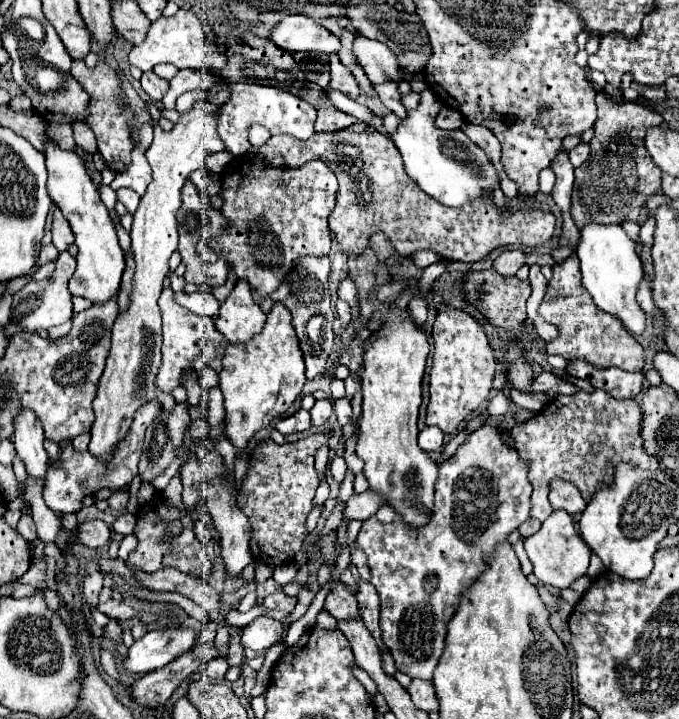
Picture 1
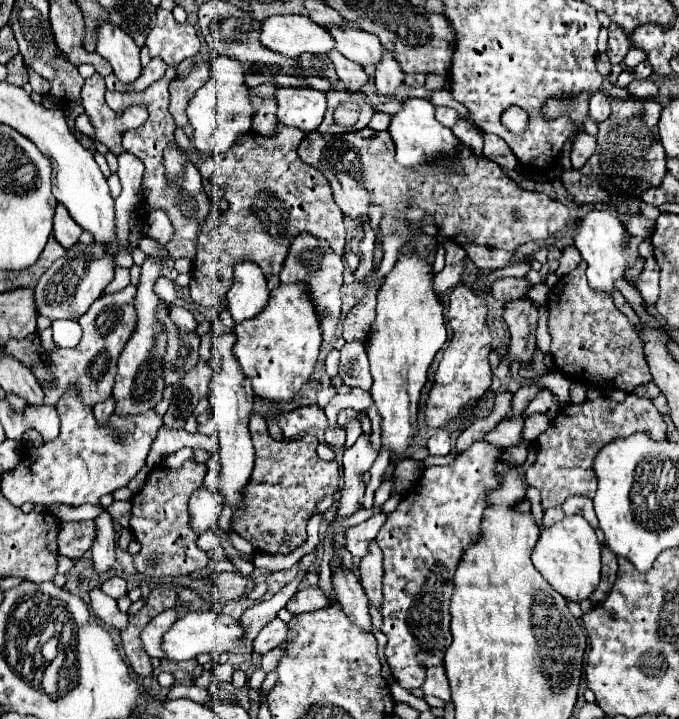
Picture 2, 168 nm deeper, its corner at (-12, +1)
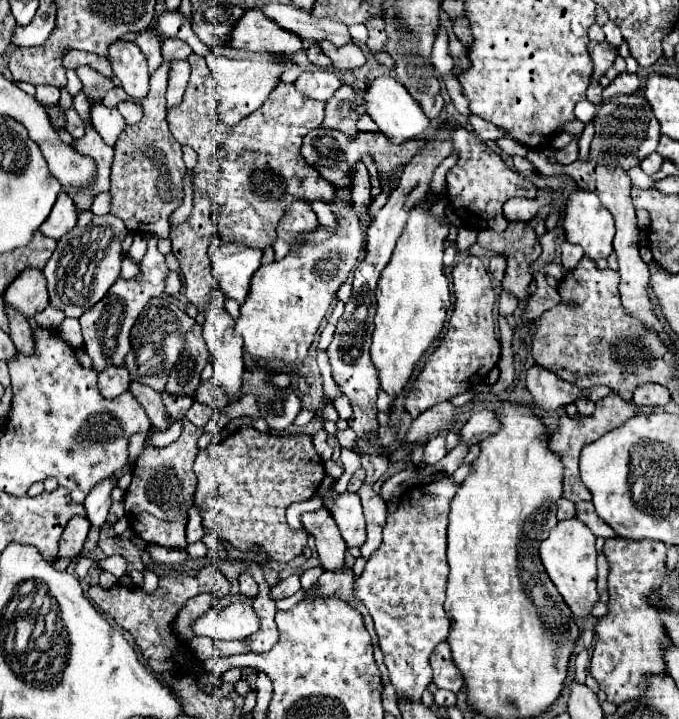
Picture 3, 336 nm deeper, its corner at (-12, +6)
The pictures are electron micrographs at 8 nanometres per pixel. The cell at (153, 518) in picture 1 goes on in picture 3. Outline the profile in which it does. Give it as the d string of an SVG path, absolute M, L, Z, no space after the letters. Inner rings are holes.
M182 417L180 423L182 435L176 443L168 447L154 447L150 445L150 441L144 443L144 449L132 469L132 483L124 495L124 511L134 533L146 543L186 549L186 519L196 489L192 463L198 455L196 443L204 429L192 425L190 421L186 421L186 417Z

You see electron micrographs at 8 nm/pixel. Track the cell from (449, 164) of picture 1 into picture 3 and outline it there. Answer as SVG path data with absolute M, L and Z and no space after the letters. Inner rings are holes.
M388 75L376 77L364 87L364 101L366 101L366 113L374 119L374 123L378 125L378 131L384 133L388 139L392 139L392 143L396 145L424 133L430 125L430 119L424 115L420 105L412 99L406 87Z

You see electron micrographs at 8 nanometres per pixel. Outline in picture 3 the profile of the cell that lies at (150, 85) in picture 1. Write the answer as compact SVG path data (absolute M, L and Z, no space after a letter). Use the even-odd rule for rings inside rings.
M150 29L138 33L136 39L134 39L134 43L140 47L142 55L146 57L148 67L150 67L150 73L154 73L160 67L160 63L162 63L162 51L160 51L162 43L156 41L156 37L152 37L152 31Z

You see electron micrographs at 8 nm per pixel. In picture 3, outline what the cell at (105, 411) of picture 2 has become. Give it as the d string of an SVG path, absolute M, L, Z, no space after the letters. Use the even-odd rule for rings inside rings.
M112 365L112 367L102 369L98 373L98 385L100 385L100 393L106 399L122 395L124 391L128 391L128 385L130 385L128 369L124 365L118 365L118 367Z

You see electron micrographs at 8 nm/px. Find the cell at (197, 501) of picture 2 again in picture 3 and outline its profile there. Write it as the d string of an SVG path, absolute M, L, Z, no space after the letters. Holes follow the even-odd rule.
M192 507L188 511L188 525L186 525L186 541L188 545L196 543L196 541L202 541L204 537L204 527L202 527L202 521L200 521L200 511L196 507Z

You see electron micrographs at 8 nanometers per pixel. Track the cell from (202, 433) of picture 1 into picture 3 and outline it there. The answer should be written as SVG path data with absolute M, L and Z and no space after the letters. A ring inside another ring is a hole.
M194 401L194 405L186 411L186 419L198 427L204 427L212 415L214 415L214 409L204 403L198 403L198 401Z

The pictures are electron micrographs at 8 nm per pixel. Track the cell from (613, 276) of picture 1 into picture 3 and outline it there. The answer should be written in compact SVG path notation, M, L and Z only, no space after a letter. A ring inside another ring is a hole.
M576 187L566 203L564 203L564 217L562 217L562 227L564 227L564 233L566 233L566 241L568 243L574 243L574 245L580 245L584 249L584 253L590 257L590 259L600 259L600 257L608 257L614 247L612 247L612 237L614 237L614 219L610 215L610 211L600 203L600 199L594 195L594 193L588 193L580 187Z

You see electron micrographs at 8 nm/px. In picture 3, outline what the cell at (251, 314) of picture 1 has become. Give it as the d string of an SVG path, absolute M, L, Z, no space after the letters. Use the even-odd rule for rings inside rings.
M216 233L210 245L210 257L220 289L226 297L236 299L242 305L250 291L250 277L260 267L262 249L252 249L248 245L236 243L222 243L220 235Z

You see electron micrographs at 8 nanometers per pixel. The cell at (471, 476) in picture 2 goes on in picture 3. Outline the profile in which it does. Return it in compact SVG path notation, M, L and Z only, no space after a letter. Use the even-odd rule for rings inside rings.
M442 477L432 483L418 483L410 487L398 503L398 509L388 515L382 545L376 553L368 559L362 575L354 581L356 597L366 605L374 619L374 629L384 651L384 661L390 671L392 685L396 693L406 693L410 699L420 699L422 691L432 681L432 667L430 667L430 653L434 647L448 639L450 621L444 613L444 599L446 599L446 577L448 577L448 561L446 561L446 527L448 527L448 507L452 497L456 495L458 485L450 481L450 477Z

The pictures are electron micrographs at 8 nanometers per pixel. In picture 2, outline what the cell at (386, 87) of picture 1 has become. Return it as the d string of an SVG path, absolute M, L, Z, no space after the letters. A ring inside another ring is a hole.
M386 50L382 56L382 62L376 66L376 88L380 94L384 94L384 86L402 86L404 84L404 72L392 58L392 54Z

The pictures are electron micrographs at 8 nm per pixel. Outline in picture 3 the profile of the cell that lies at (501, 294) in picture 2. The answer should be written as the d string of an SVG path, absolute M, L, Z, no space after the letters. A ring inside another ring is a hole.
M492 255L490 257L490 273L494 275L496 281L502 281L504 269L506 269L506 259L502 255Z

